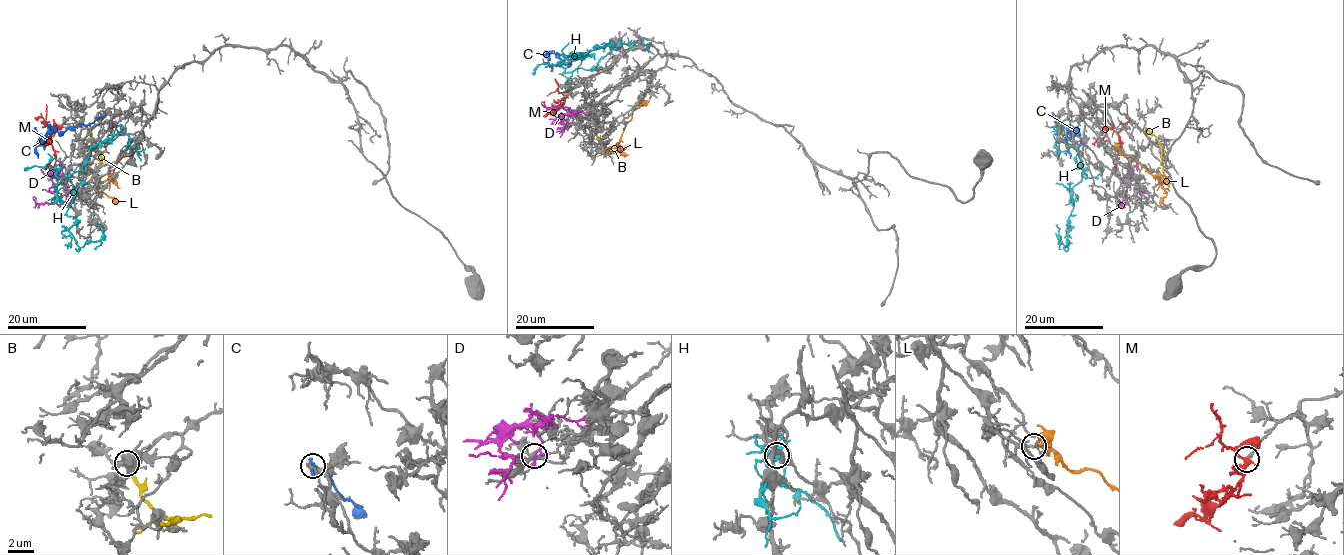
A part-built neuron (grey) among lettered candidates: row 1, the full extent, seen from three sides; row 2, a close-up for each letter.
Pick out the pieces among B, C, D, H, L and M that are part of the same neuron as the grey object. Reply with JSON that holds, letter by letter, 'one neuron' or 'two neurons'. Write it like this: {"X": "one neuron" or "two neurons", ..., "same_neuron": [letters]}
{"B": "two neurons", "C": "two neurons", "D": "two neurons", "H": "two neurons", "L": "one neuron", "M": "one neuron", "same_neuron": ["L", "M"]}

